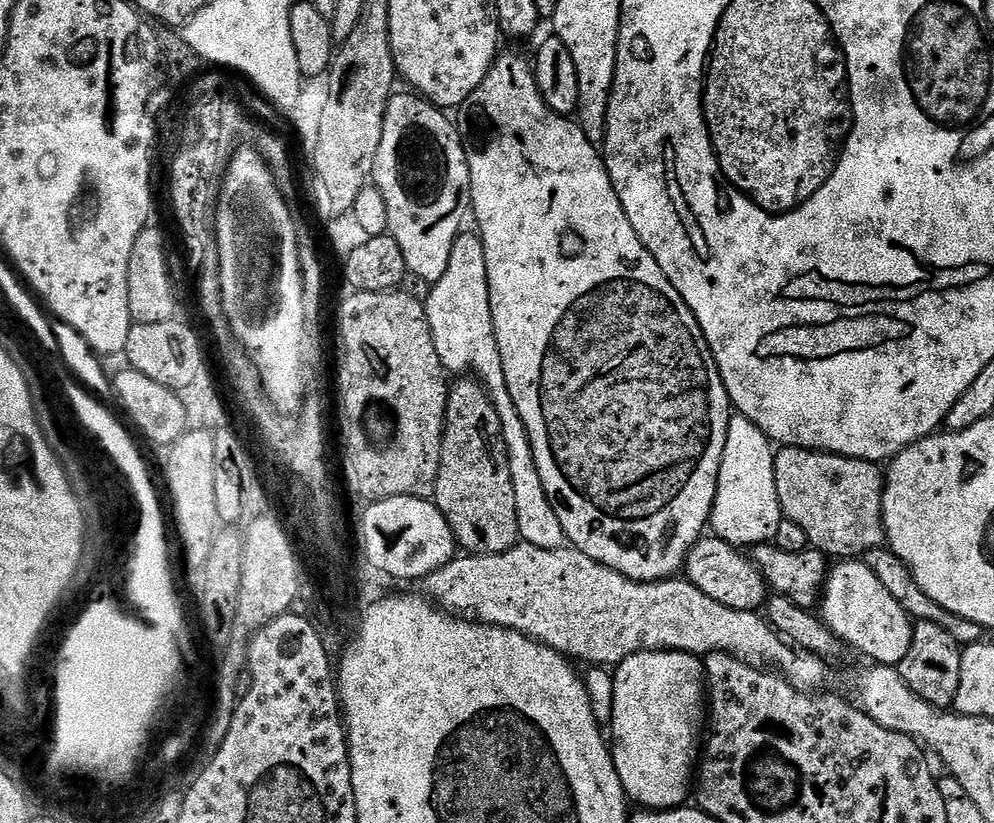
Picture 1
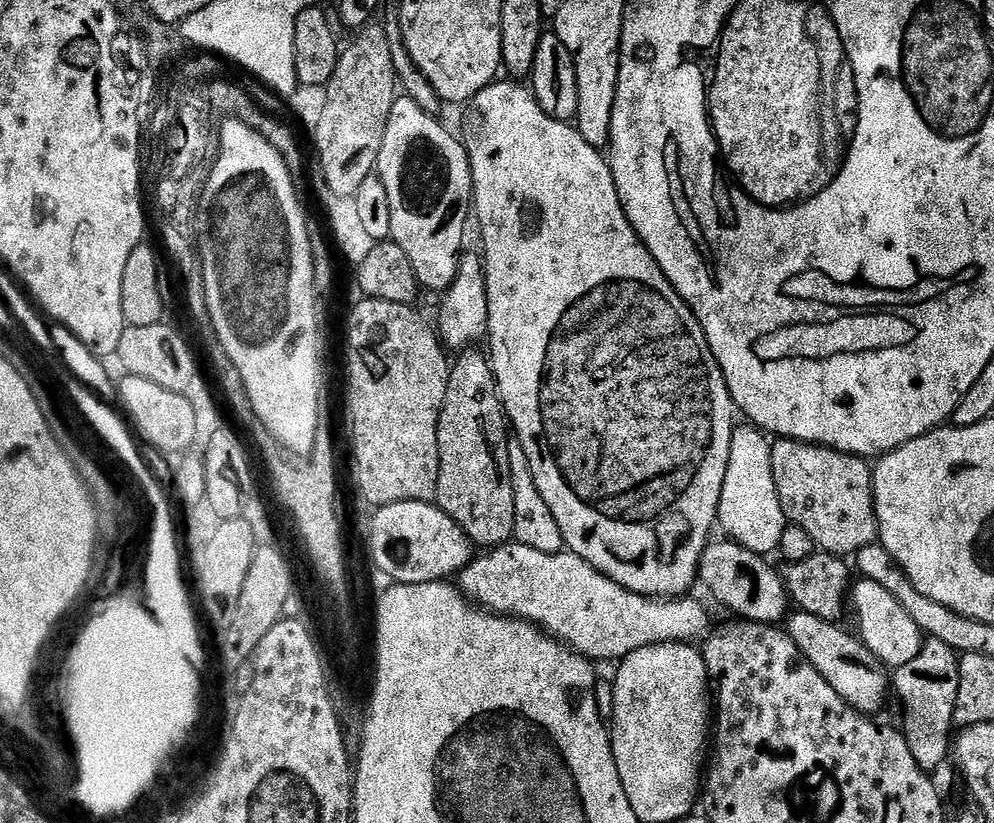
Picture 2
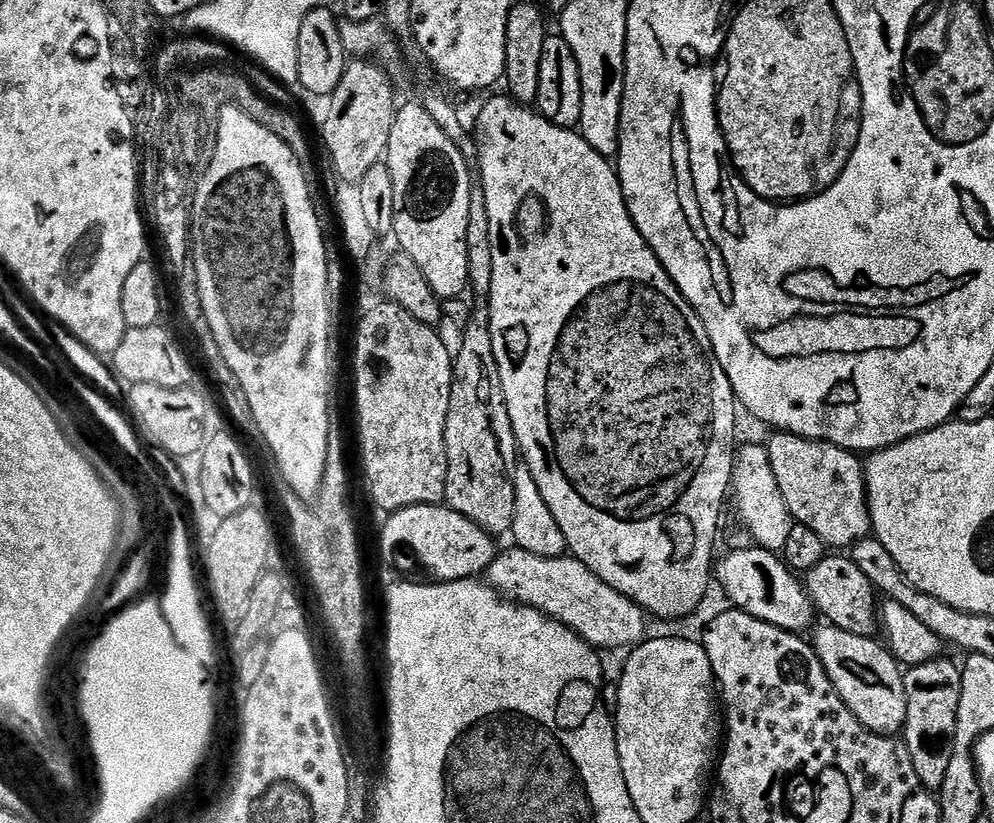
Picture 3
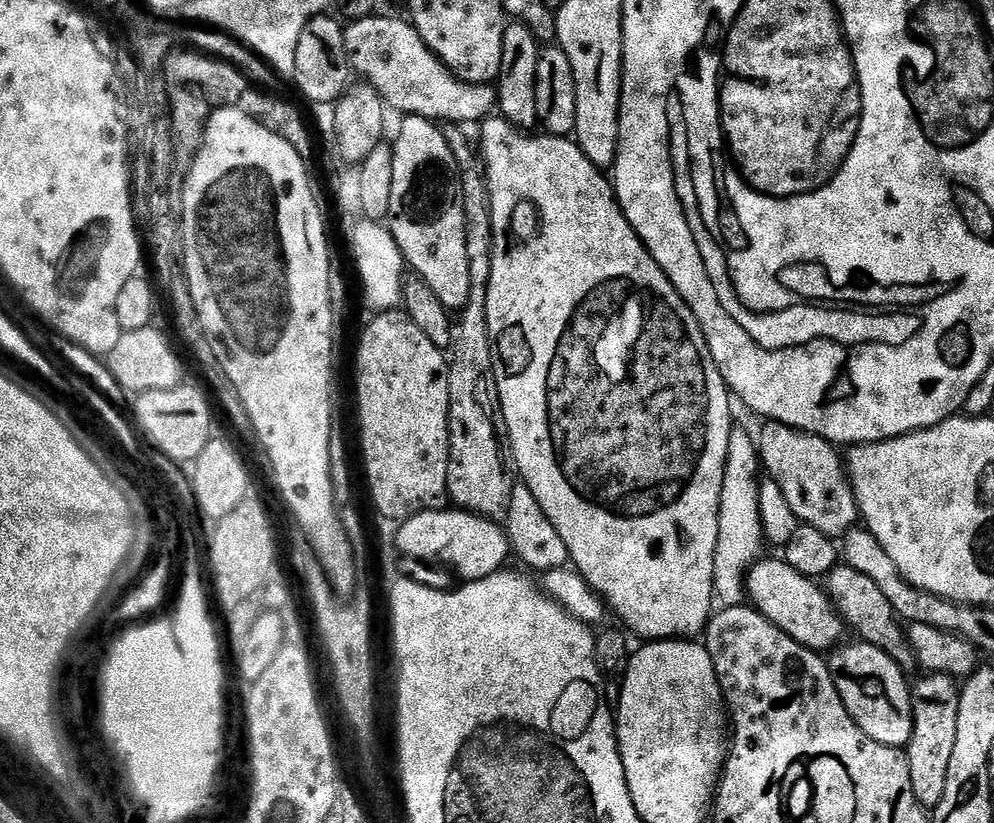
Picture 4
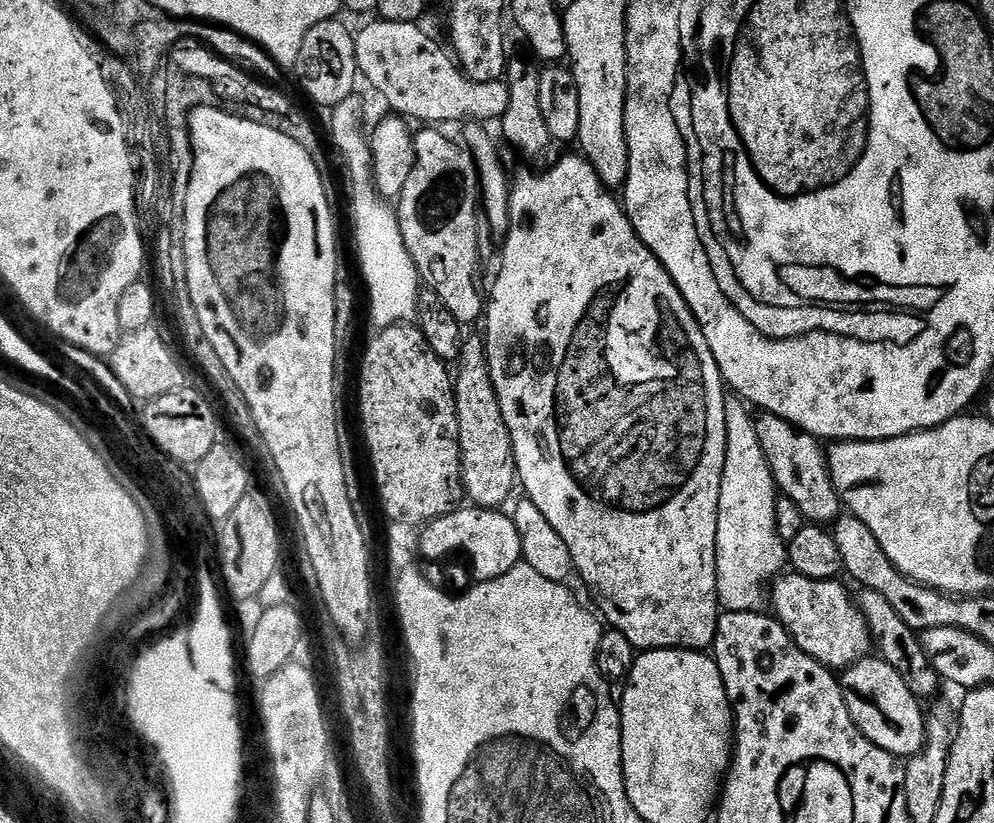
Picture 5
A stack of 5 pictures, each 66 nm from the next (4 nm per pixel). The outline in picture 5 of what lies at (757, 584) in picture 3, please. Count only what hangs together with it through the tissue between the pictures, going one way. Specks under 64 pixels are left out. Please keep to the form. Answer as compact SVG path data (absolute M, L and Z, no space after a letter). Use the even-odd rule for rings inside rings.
M784 574L771 585L770 608L780 625L790 634L790 638L810 658L833 670L843 670L859 660L865 659L873 651L872 634L868 629L866 618L862 614L859 603L840 585L839 579L815 580L795 574Z

